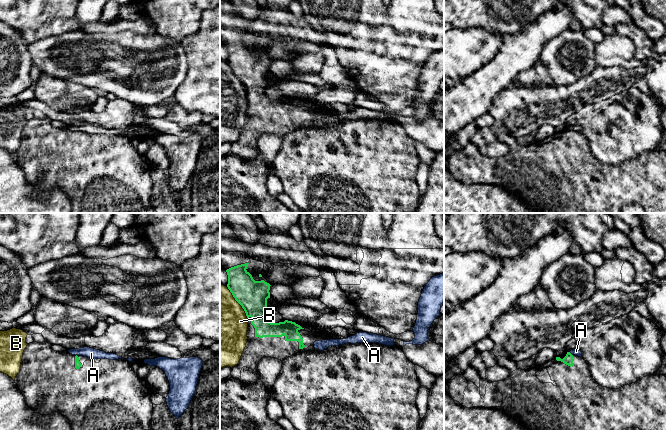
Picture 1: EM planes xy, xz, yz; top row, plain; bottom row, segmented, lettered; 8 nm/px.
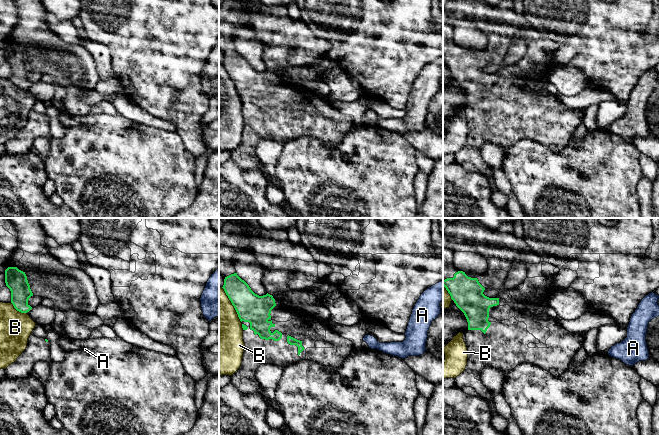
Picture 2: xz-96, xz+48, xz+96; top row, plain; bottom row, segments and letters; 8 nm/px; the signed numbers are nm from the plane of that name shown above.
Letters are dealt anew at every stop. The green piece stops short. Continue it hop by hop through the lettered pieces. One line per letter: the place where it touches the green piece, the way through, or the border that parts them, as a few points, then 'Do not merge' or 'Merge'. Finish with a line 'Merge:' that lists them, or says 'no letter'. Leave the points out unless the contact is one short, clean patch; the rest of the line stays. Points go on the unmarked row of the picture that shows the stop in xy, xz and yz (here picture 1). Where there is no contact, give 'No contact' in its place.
A: Touches green at yz (570, 129). Boundary: yz (569, 127), (572, 131). Do not merge
B: Touches green at xz (237, 77). Do not merge
Merge: no letter

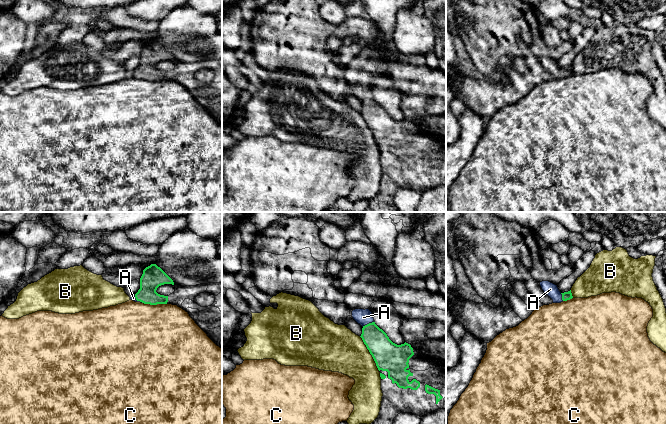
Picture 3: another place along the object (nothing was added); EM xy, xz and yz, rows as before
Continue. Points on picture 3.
A: Touches green at xz (368, 100). Path across: xz (383, 126), (372, 112), (368, 100), (363, 93). Merge
B: Touches green at xz (370, 129). Do not merge
C: Touches green at xy (154, 80). Do not merge
Merge: A

